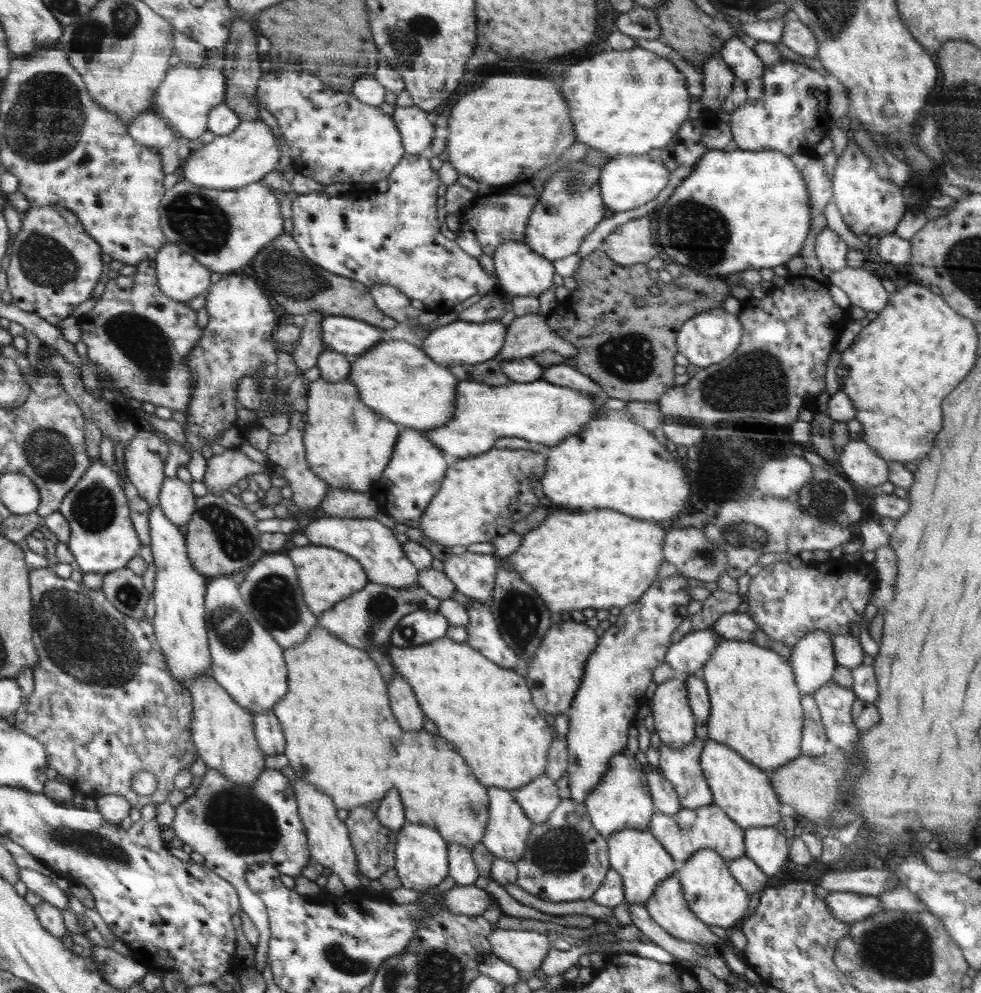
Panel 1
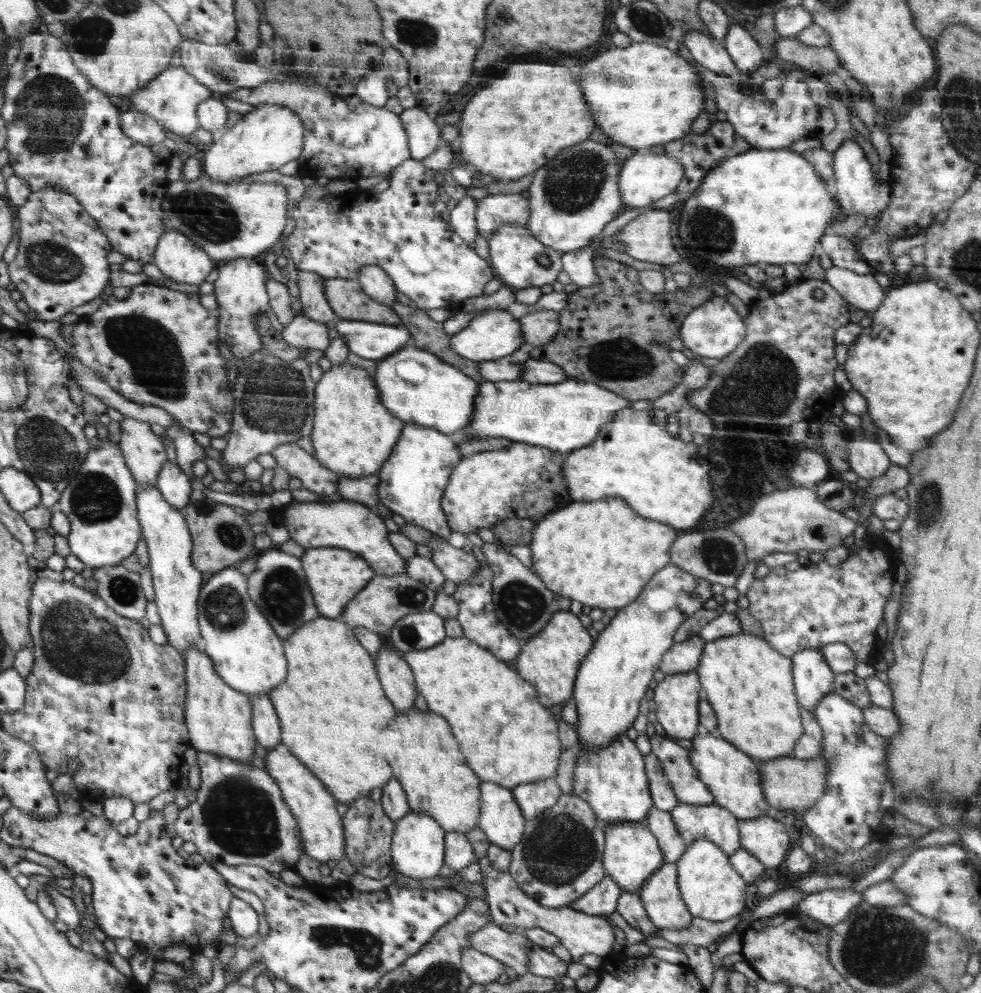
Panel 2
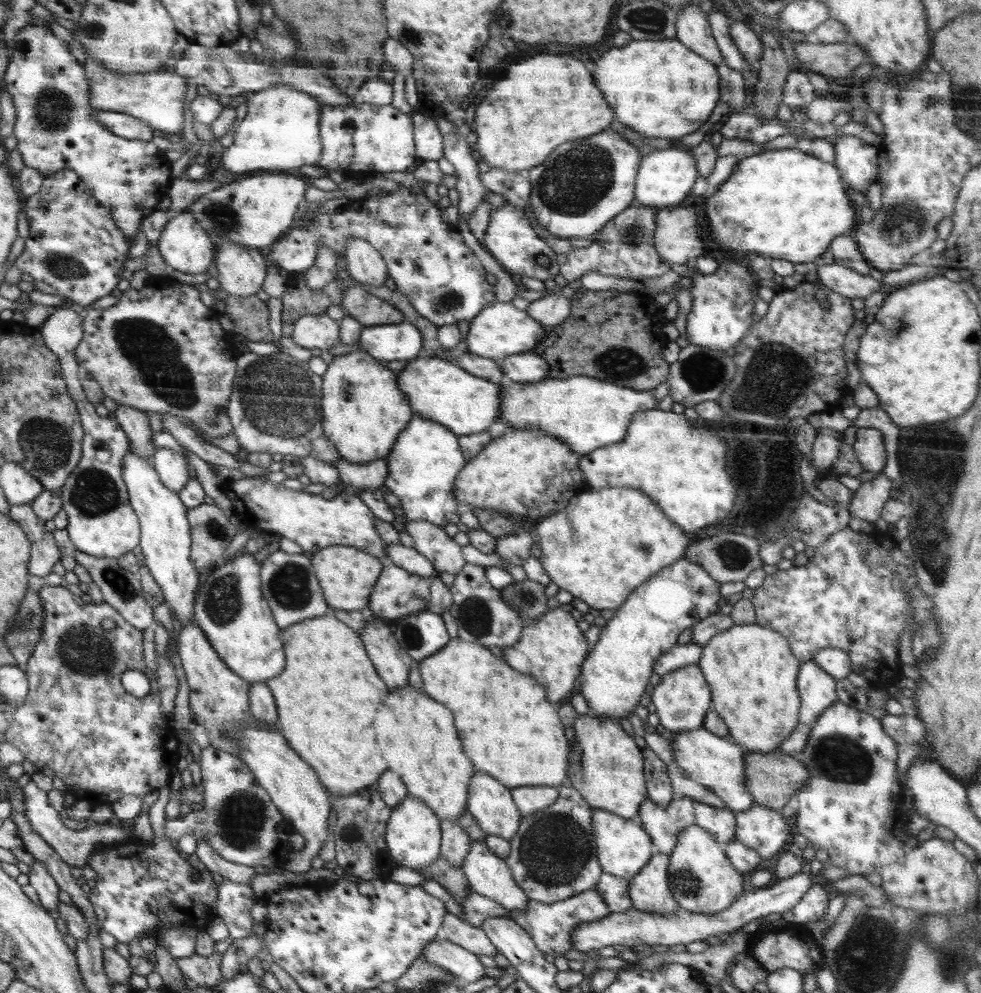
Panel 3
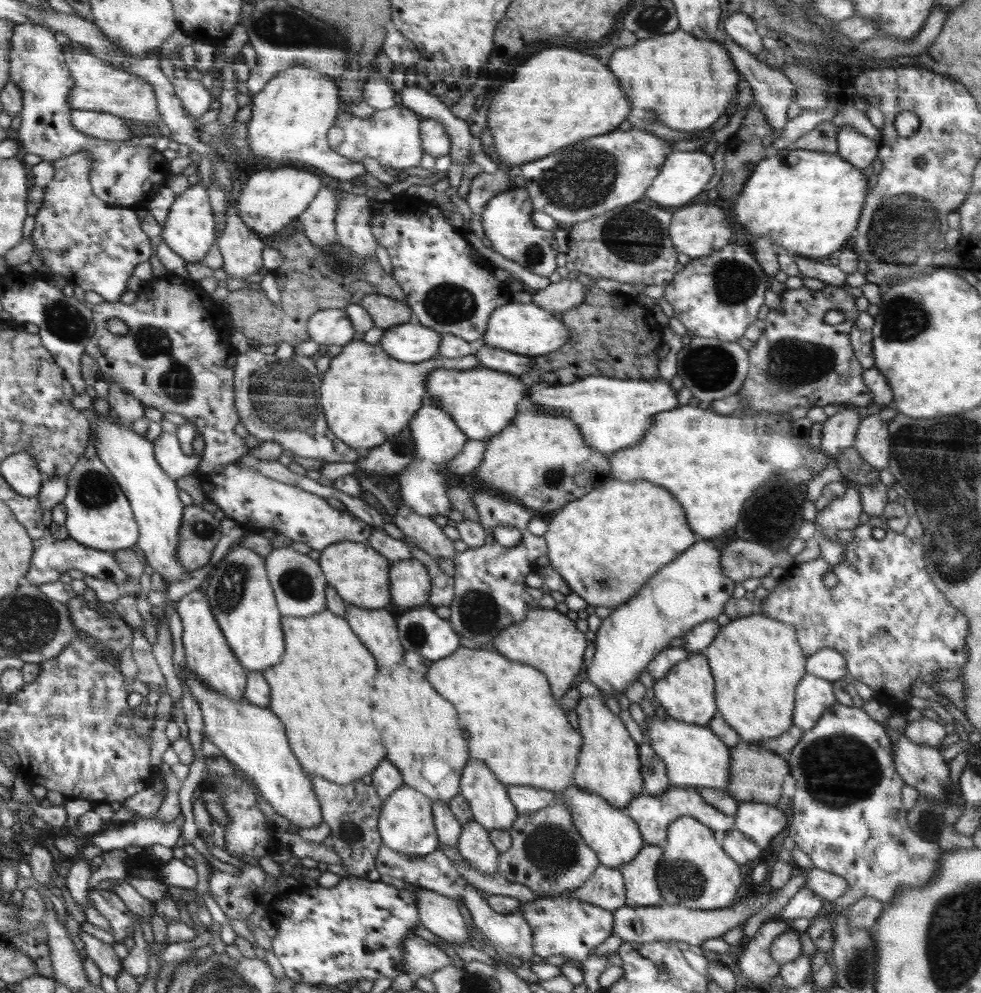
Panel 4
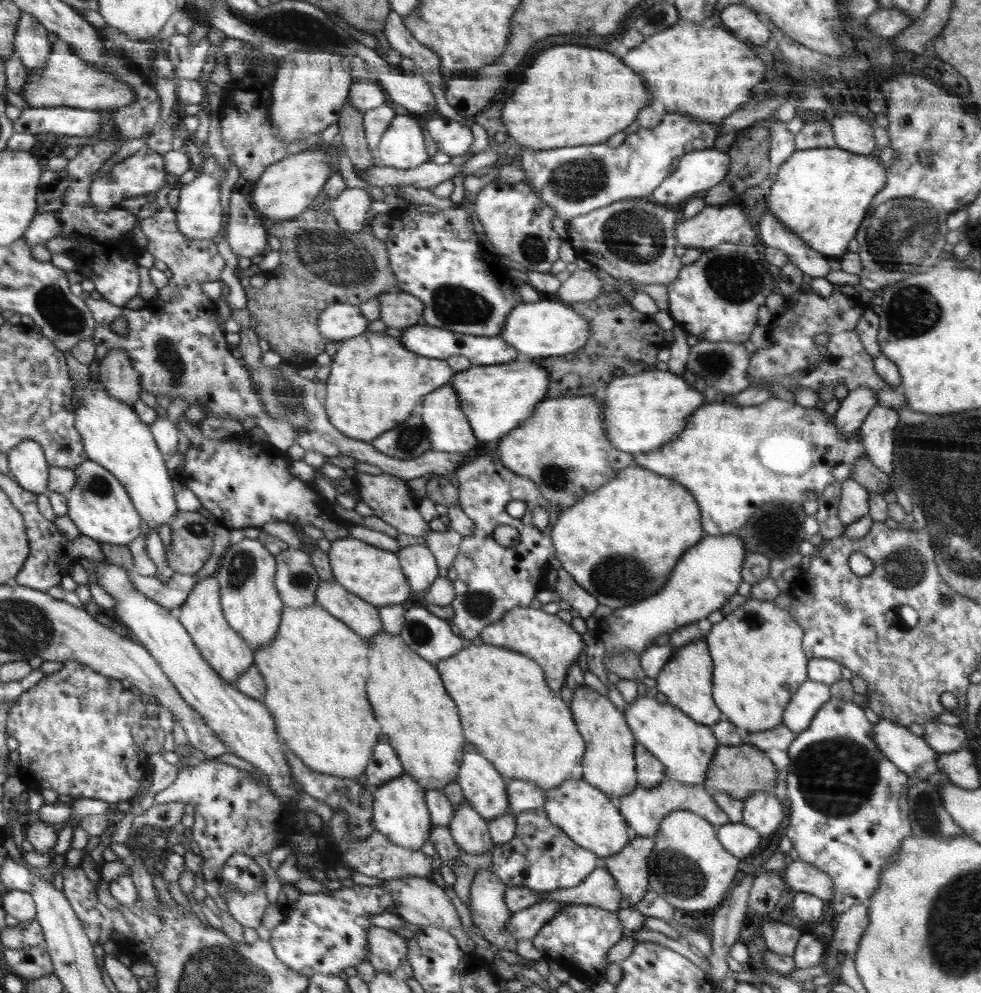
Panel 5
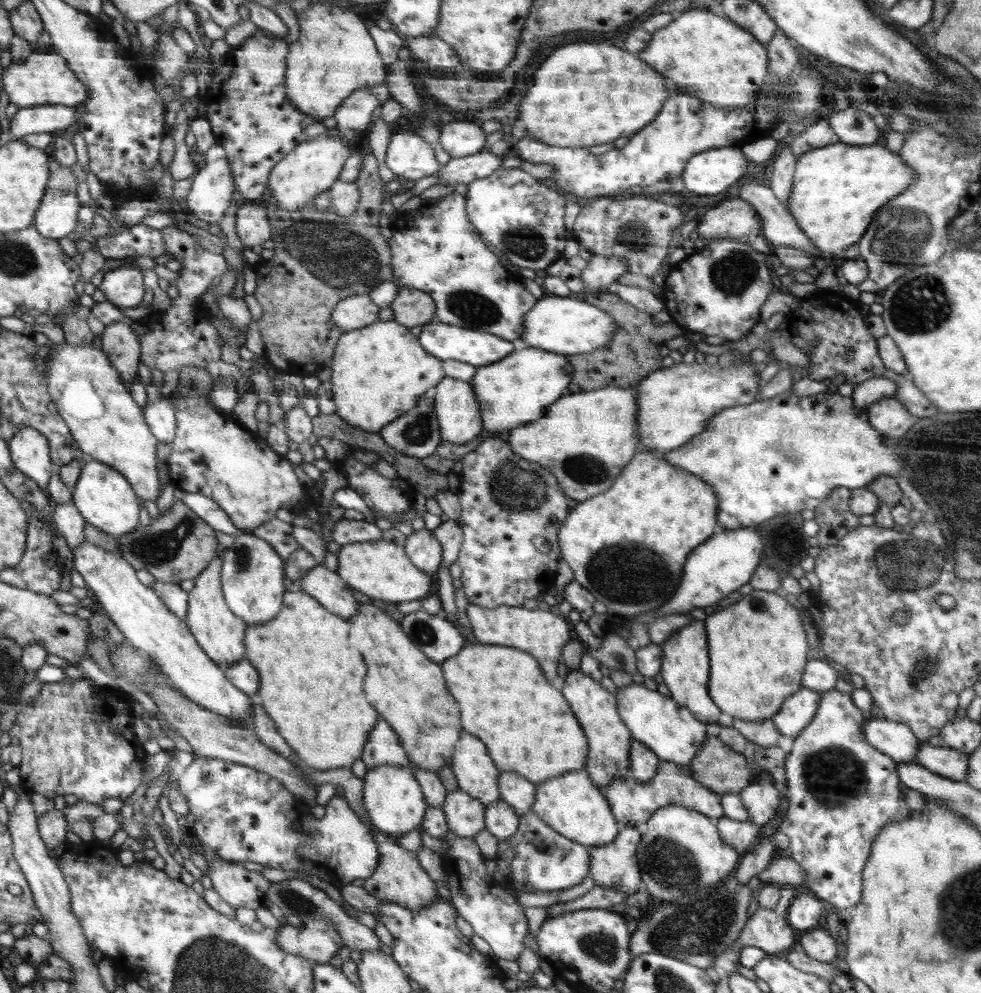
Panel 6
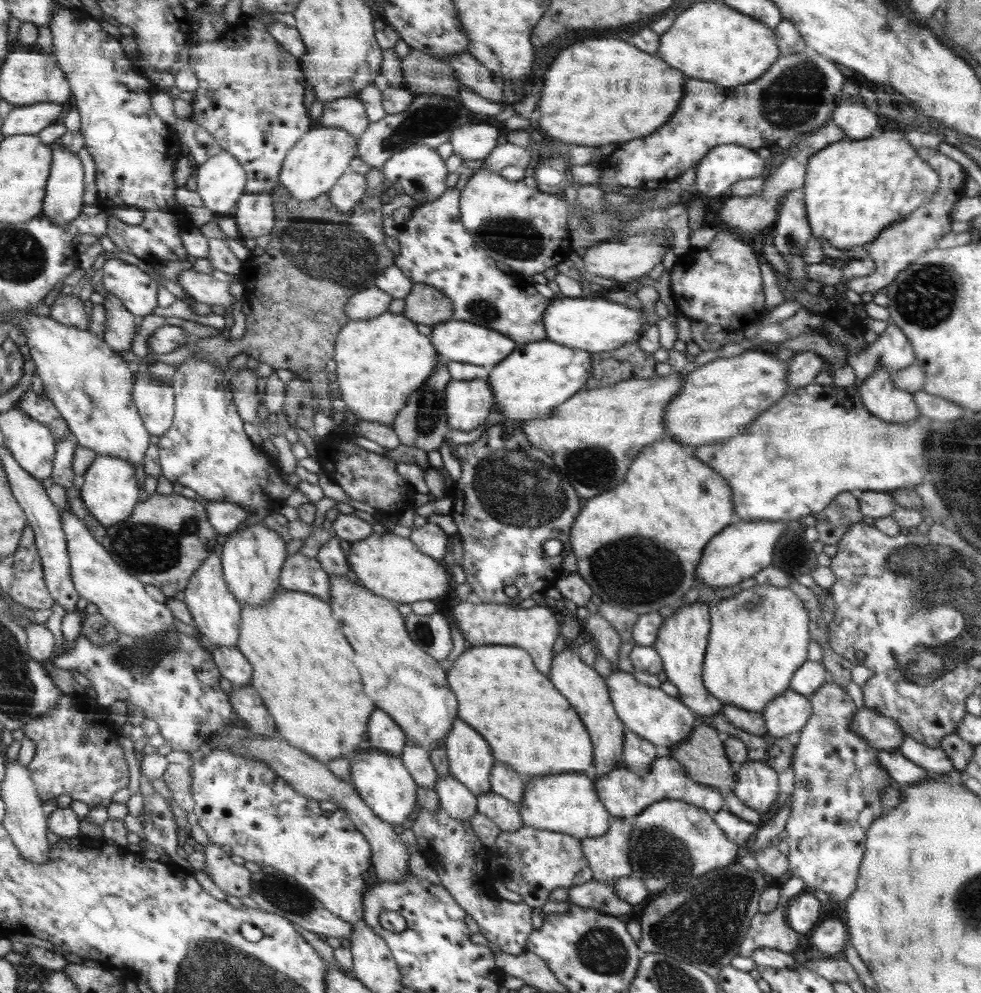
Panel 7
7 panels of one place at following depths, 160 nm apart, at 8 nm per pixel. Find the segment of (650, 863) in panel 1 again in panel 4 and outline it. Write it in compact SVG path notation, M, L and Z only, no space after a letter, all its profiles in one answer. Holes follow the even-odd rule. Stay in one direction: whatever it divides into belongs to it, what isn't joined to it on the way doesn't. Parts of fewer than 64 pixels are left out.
M580 788L563 789L556 792L554 802L562 801L573 813L574 824L584 837L586 844L600 857L604 866L618 869L634 860L634 857L644 846L637 821L629 815L626 808L620 809L612 805L596 792L581 790Z

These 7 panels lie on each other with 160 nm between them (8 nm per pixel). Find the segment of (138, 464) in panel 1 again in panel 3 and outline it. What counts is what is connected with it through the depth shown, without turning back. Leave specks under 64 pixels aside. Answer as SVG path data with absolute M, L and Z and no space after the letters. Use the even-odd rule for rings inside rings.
M118 405L114 413L116 414L116 421L129 437L130 447L128 452L136 456L144 456L152 461L157 448L153 445L154 432L150 429L147 413L126 405Z

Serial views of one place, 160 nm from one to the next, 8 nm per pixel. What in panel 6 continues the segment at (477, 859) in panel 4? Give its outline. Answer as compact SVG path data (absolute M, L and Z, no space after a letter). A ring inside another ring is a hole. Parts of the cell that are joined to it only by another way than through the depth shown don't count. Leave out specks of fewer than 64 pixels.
M462 789L448 792L442 806L450 832L475 838L485 829L485 806Z

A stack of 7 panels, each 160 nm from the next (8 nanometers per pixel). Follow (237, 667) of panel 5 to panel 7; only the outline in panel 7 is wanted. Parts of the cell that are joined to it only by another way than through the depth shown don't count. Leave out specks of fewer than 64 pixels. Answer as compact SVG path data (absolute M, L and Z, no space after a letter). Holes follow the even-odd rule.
M214 553L201 565L201 569L189 580L184 590L184 600L191 610L193 624L209 645L236 647L241 633L241 605L228 590L222 573L221 555Z

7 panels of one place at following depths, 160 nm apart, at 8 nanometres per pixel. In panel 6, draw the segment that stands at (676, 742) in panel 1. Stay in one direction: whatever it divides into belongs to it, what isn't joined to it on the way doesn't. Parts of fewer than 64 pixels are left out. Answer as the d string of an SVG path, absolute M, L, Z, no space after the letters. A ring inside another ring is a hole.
M693 619L678 630L666 643L662 644L662 664L660 674L670 690L670 696L693 713L703 723L718 723L721 710L709 695L709 651L705 621Z

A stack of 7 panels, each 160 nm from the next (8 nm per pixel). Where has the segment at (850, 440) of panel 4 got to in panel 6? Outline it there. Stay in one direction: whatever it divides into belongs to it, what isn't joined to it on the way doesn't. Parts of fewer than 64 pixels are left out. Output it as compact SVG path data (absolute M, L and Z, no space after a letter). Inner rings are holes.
M871 378L857 384L850 396L854 408L864 413L875 401L892 397L897 391L897 384L889 378Z

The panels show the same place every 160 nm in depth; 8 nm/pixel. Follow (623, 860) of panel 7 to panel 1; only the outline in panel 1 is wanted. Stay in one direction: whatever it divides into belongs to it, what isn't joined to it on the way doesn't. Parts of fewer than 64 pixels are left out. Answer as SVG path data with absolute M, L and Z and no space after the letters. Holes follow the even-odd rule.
M675 872L658 883L654 894L646 901L649 915L672 936L715 950L720 941L711 928L689 908L678 874Z

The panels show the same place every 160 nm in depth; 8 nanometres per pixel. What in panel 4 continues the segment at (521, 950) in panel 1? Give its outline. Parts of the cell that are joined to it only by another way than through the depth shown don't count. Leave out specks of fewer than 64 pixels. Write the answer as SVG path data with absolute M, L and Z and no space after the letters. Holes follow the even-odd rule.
M419 888L412 891L417 896L417 911L420 913L420 922L430 932L439 938L444 938L451 943L467 942L464 945L473 944L469 941L467 924L464 924L458 904L450 897L432 890Z

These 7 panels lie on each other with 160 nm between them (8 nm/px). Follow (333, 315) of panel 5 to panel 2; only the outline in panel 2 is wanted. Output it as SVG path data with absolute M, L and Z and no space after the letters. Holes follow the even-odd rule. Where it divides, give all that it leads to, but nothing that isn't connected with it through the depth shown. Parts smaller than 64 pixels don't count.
M295 315L281 332L282 338L291 345L302 350L313 348L322 350L332 342L333 330L331 324L322 324L321 321L310 320L310 317Z

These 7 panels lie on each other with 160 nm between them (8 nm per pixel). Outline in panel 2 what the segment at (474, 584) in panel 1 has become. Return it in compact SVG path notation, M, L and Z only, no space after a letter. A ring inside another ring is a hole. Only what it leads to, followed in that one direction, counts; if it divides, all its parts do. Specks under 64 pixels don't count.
M438 536L430 537L426 543L432 551L431 560L450 582L460 584L470 581L477 572L482 572L480 562L473 553L453 548L447 540Z

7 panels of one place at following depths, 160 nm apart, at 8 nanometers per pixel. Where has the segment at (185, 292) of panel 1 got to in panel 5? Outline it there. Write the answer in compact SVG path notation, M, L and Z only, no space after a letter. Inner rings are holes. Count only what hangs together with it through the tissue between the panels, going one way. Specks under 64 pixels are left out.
M198 171L190 183L180 186L175 209L178 230L190 240L212 239L222 226L222 208L218 202L220 177Z

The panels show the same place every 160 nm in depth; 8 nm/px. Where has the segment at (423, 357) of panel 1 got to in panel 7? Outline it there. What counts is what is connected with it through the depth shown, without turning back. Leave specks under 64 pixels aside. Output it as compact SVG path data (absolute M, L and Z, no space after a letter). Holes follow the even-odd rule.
M548 339L518 344L516 350L492 366L487 380L494 380L498 388L498 410L507 421L523 423L548 417L553 408L568 401L584 388L592 374L592 353Z

